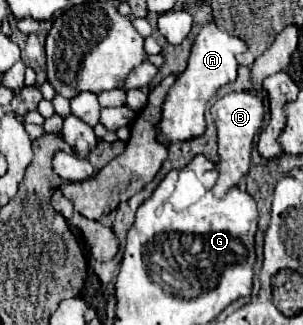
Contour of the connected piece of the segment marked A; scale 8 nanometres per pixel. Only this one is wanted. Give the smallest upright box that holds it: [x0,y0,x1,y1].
[157,23,247,145]

